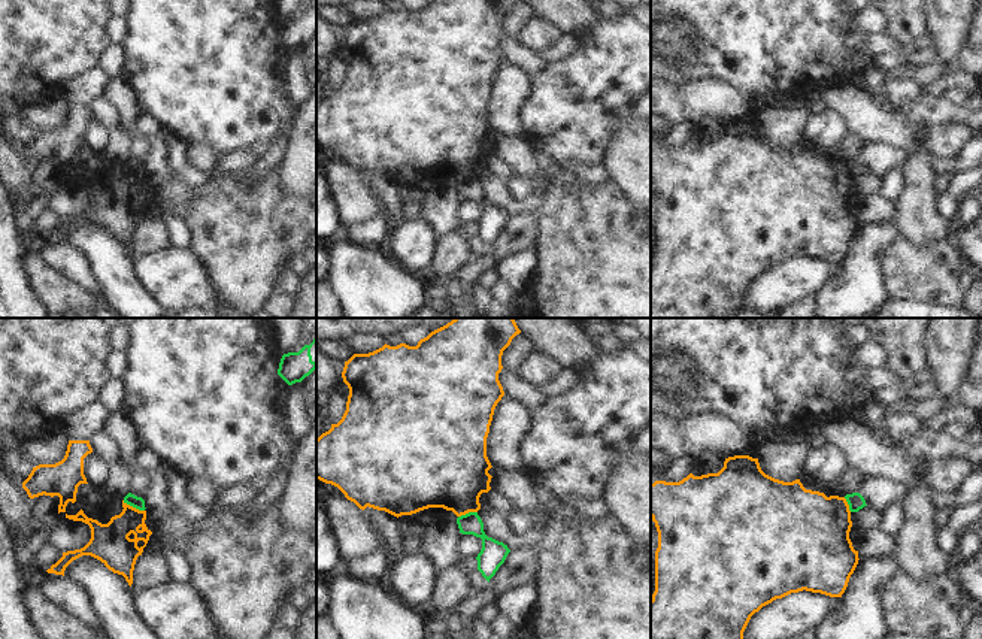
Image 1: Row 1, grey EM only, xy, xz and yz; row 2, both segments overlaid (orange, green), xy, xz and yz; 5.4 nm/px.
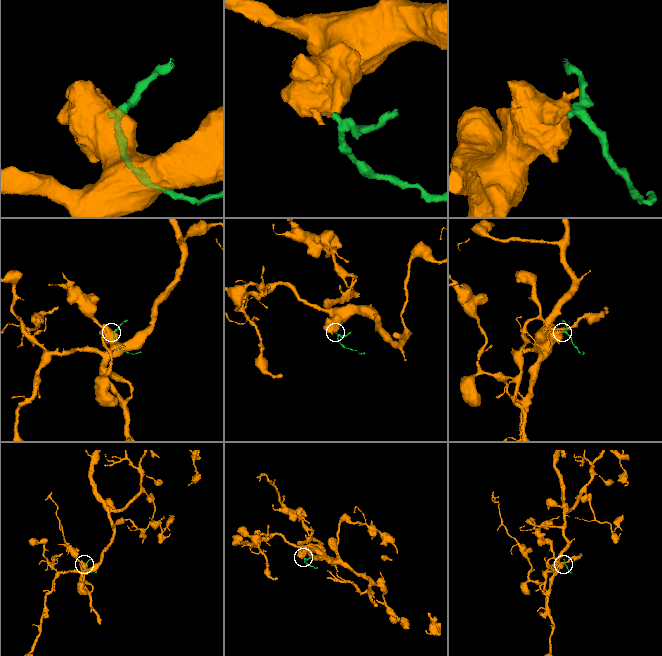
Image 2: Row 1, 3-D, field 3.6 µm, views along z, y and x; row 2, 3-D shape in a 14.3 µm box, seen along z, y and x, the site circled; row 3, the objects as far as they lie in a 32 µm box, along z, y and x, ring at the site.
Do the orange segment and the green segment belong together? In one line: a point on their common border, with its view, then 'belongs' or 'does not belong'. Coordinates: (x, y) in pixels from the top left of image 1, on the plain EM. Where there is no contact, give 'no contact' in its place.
contact xy (132, 172); does not belong

